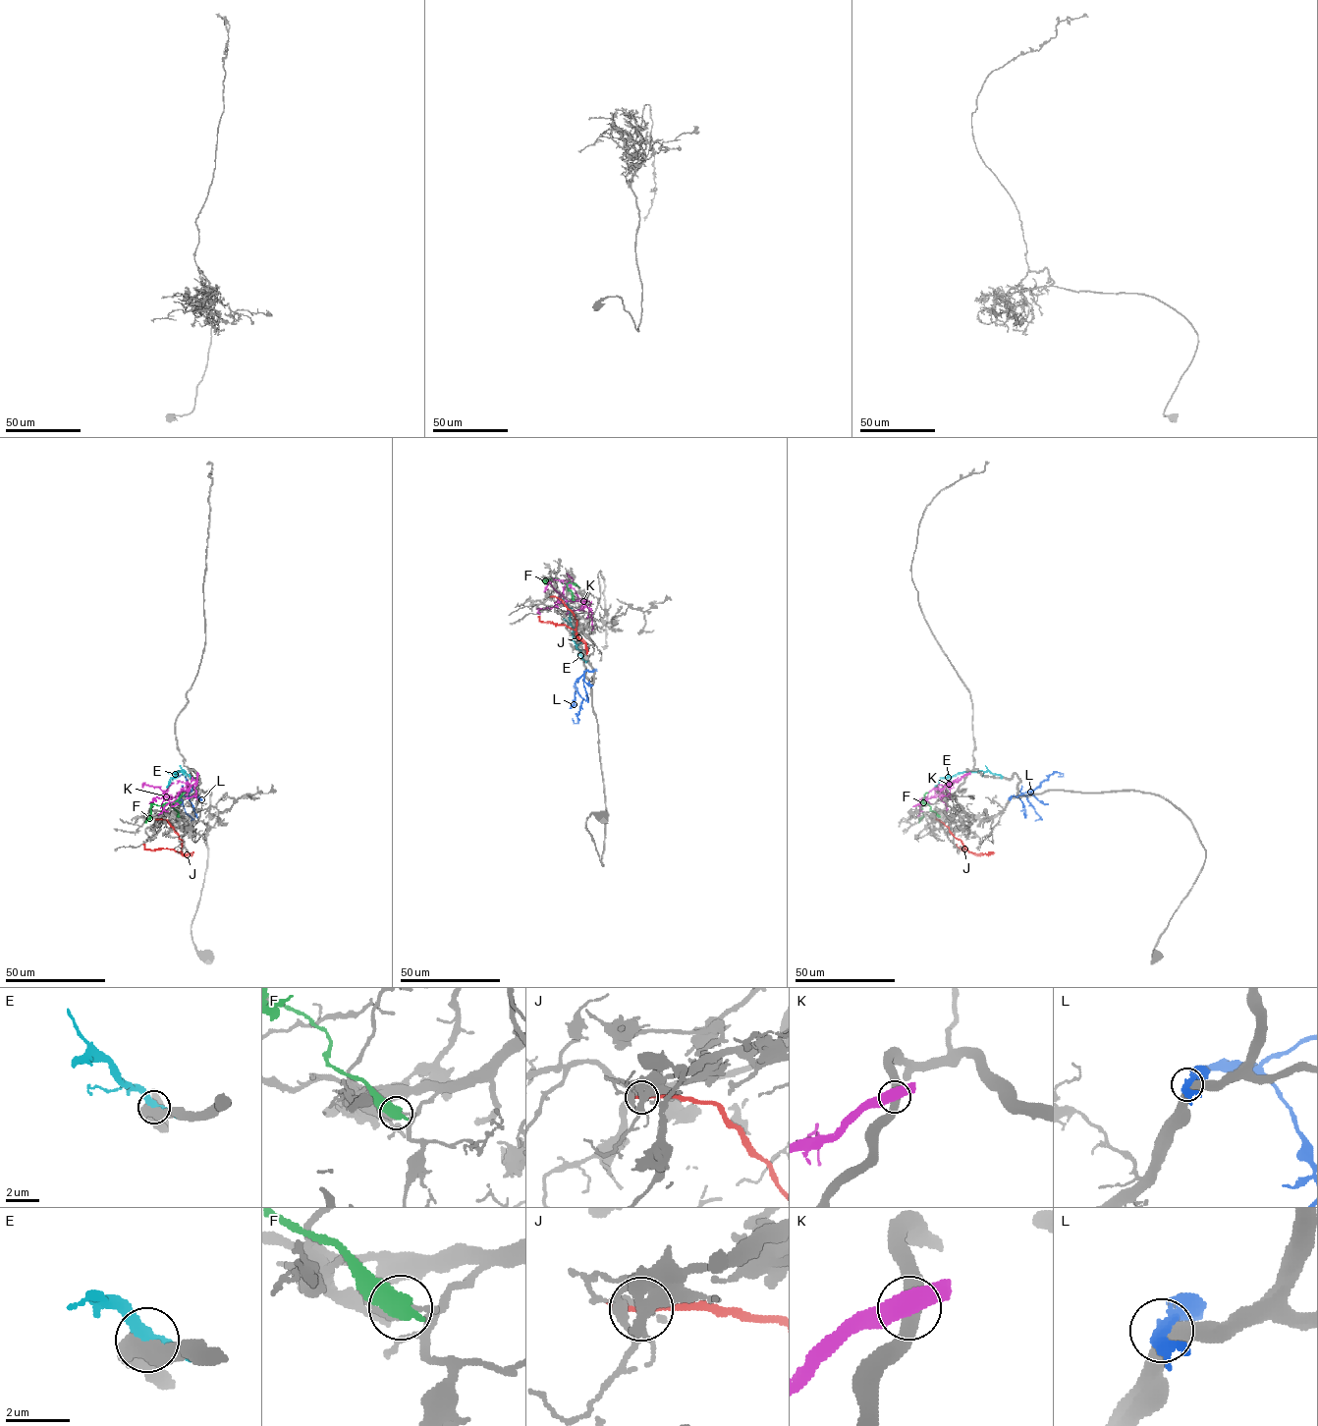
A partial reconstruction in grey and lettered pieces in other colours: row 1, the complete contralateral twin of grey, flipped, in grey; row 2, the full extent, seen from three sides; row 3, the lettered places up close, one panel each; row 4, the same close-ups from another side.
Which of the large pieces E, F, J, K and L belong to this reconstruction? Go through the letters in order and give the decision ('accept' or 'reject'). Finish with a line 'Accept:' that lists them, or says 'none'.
E: reject
F: reject
J: reject
K: reject
L: reject
Accept: none

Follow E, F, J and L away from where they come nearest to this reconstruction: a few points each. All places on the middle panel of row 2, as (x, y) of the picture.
E: (585, 661), (573, 639), (569, 607), (561, 594)
F: (572, 599), (565, 583), (557, 578), (548, 578), (545, 583), (540, 578)
J: (552, 596), (561, 600), (574, 615), (576, 628), (540, 622), (538, 616)
L: (594, 669), (584, 673), (583, 684), (588, 698), (582, 700), (577, 722), (574, 723), (572, 718)

